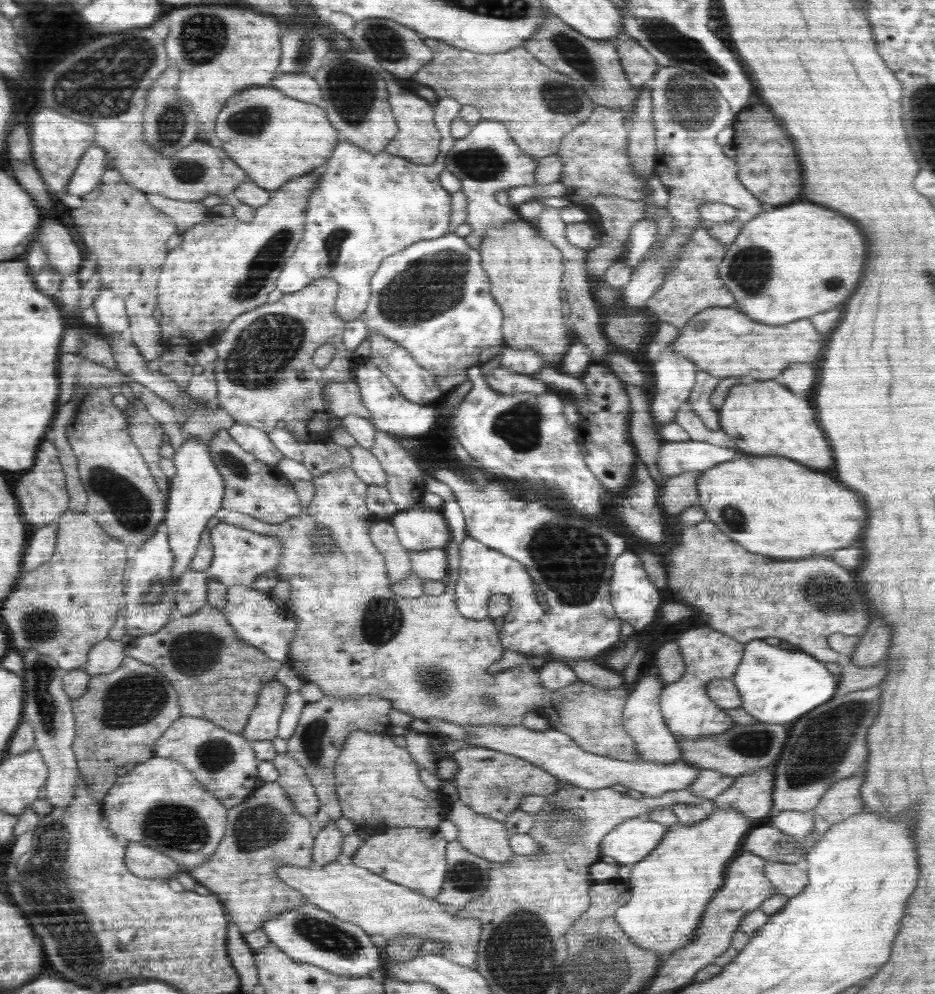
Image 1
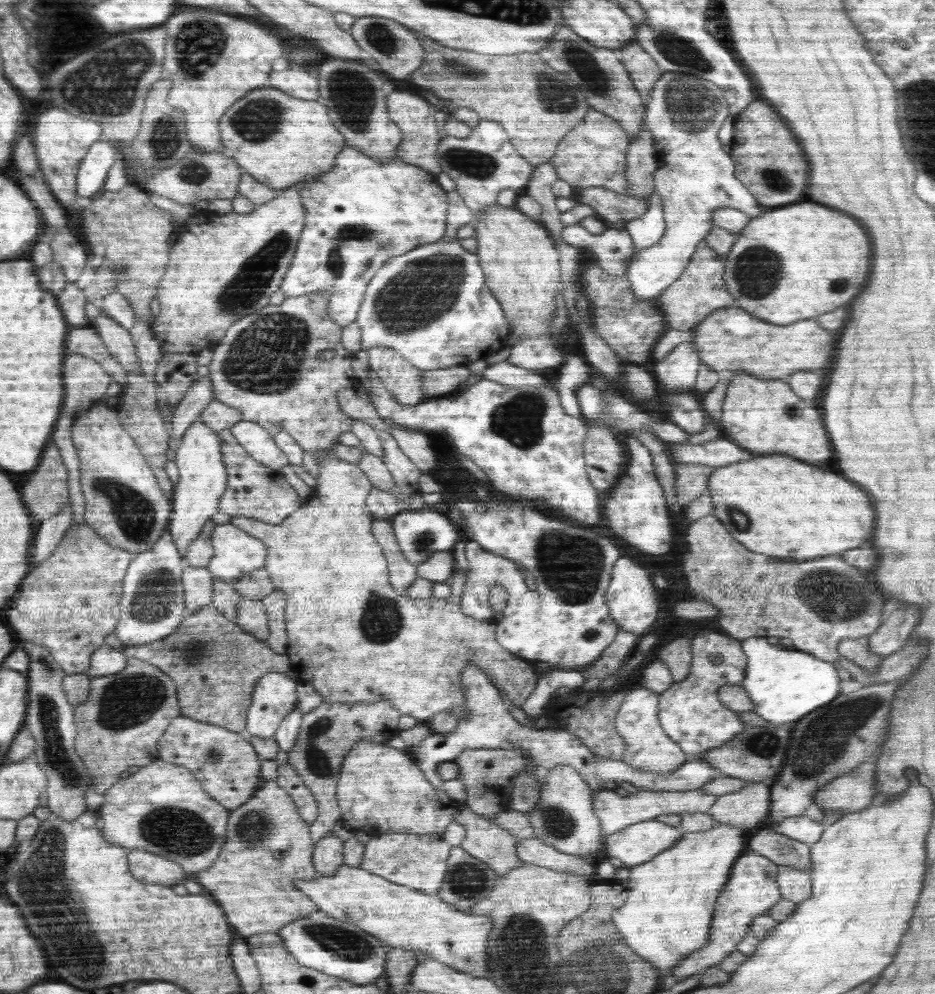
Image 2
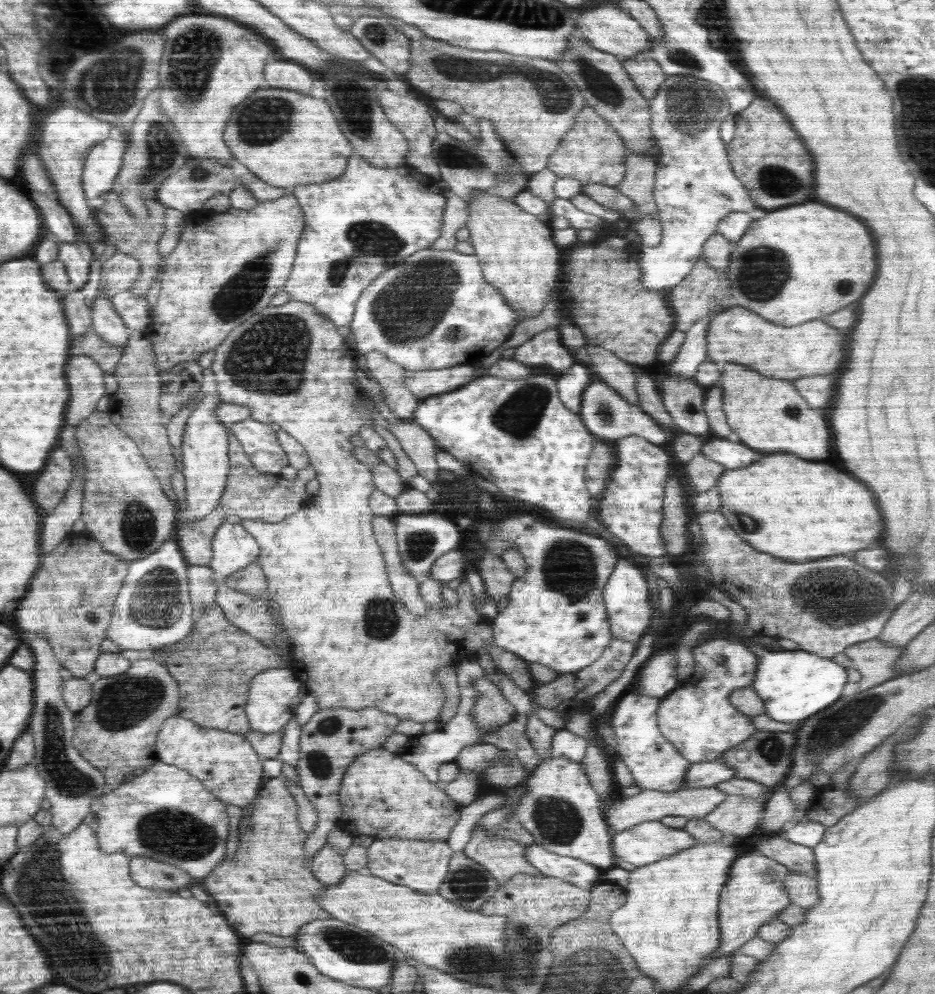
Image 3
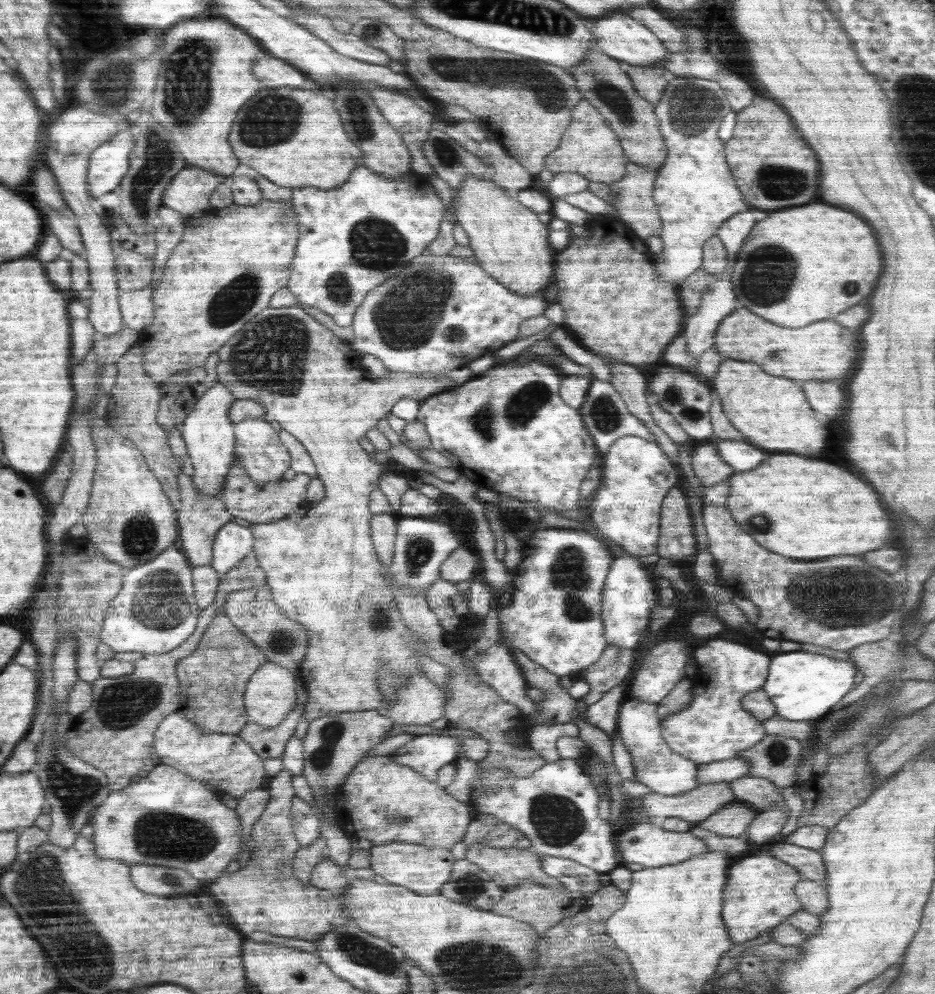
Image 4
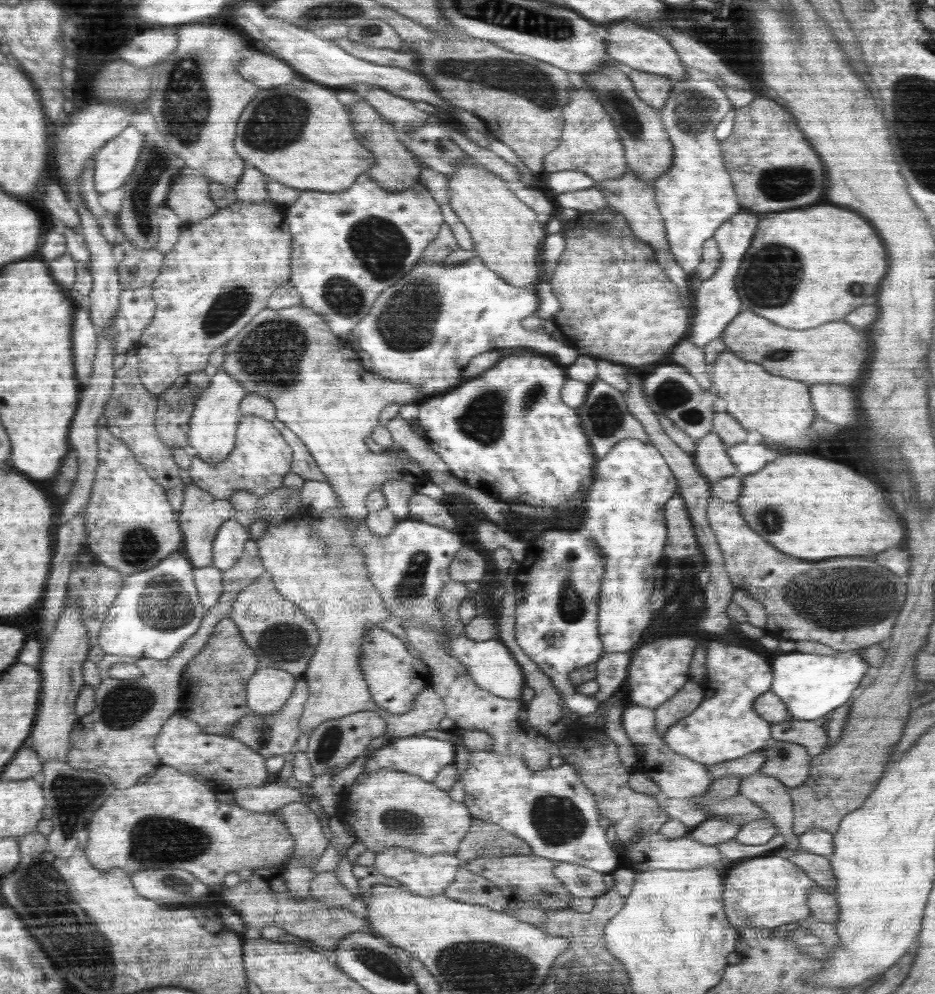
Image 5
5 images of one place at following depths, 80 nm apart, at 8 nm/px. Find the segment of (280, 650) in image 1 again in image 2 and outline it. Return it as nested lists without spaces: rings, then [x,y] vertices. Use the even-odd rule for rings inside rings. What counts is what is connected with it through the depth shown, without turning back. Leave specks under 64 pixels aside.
[[[242,596],[241,601],[237,604],[235,622],[246,634],[264,643],[271,632],[266,606],[260,599]]]

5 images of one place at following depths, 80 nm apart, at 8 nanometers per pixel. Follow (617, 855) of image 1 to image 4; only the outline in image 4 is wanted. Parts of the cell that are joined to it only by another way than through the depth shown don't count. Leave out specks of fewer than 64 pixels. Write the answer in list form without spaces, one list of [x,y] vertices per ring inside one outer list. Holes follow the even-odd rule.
[[[643,821],[634,823],[615,836],[618,852],[622,854],[624,863],[640,864],[652,868],[682,862],[691,856],[710,851],[707,844],[690,831],[672,832],[664,830],[659,821]]]

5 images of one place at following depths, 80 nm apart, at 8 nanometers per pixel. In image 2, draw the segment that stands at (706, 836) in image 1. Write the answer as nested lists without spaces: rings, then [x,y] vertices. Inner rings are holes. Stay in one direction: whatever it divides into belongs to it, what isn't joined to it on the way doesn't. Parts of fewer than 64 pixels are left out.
[[[714,823],[708,830],[698,832],[684,833],[672,846],[668,849],[658,853],[655,857],[652,857],[648,862],[629,867],[629,877],[627,878],[625,885],[628,888],[628,896],[626,902],[616,909],[612,916],[612,923],[619,930],[619,933],[625,938],[628,948],[632,948],[638,956],[642,956],[648,960],[648,962],[657,970],[660,974],[660,978],[668,976],[673,968],[687,955],[703,946],[706,946],[708,942],[710,922],[714,920],[714,905],[721,888],[726,884],[728,880],[731,868],[734,861],[746,850],[746,841],[742,832],[737,826],[729,825],[728,823]]]

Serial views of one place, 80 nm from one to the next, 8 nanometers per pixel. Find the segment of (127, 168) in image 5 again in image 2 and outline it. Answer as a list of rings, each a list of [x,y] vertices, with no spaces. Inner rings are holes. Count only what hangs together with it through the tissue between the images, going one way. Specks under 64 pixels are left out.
[[[98,140],[90,148],[77,174],[77,196],[93,198],[103,191],[109,168],[119,158],[117,144]],[[116,148],[116,150],[114,150]]]

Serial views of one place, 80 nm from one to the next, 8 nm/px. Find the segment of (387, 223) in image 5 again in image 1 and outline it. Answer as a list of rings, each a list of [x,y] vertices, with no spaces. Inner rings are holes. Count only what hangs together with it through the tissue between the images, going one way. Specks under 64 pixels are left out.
[[[439,97],[437,103],[433,103],[435,113],[433,118],[436,120],[437,129],[441,133],[441,146],[440,156],[434,164],[422,165],[421,163],[409,163],[404,158],[399,158],[397,155],[382,153],[382,154],[370,154],[370,151],[364,150],[362,147],[356,146],[354,143],[340,140],[337,148],[334,150],[333,156],[326,162],[325,166],[319,171],[320,176],[318,178],[318,187],[308,195],[308,208],[305,214],[304,235],[292,253],[290,260],[282,267],[282,273],[280,274],[276,287],[283,294],[300,293],[304,289],[308,289],[314,281],[317,281],[322,277],[333,278],[338,284],[338,295],[336,303],[334,303],[334,309],[336,314],[344,319],[346,322],[353,321],[355,318],[362,317],[365,310],[369,307],[369,298],[372,295],[371,283],[372,278],[376,275],[380,264],[386,257],[392,257],[393,254],[400,253],[401,250],[408,248],[410,245],[418,241],[434,241],[440,240],[442,237],[447,236],[452,227],[452,195],[446,192],[440,184],[441,173],[446,169],[446,154],[449,150],[452,150],[455,138],[451,135],[451,124],[454,119],[457,118],[458,112],[462,105],[455,98],[452,97]]]

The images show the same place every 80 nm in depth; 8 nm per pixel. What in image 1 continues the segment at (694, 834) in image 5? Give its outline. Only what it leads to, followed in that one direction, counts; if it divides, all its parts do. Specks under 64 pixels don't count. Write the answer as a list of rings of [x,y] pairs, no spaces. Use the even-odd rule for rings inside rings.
[[[766,768],[736,777],[734,783],[713,800],[713,810],[734,807],[758,825],[758,820],[769,816],[772,810],[774,780],[772,771]]]

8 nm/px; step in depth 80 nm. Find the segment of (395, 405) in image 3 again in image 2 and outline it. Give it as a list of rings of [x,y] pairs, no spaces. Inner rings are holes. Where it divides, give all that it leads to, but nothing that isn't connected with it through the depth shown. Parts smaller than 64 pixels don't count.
[[[373,346],[367,352],[369,368],[379,374],[389,393],[401,405],[416,406],[428,398],[423,391],[423,370],[387,346]]]

